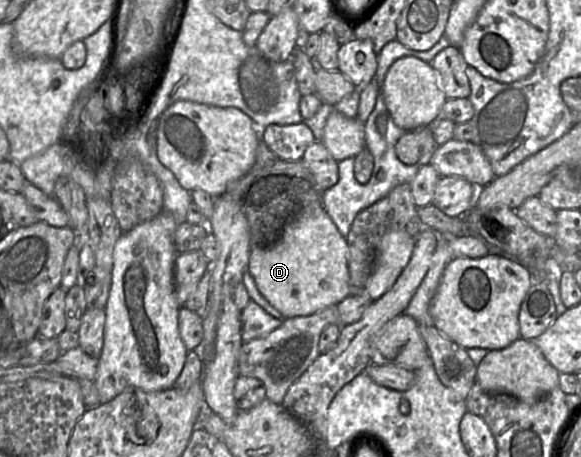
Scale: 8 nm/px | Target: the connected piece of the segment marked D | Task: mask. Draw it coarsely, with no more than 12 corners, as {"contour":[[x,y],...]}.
{"contour":[[318,200],[248,271],[284,318],[351,295],[346,238]]}

